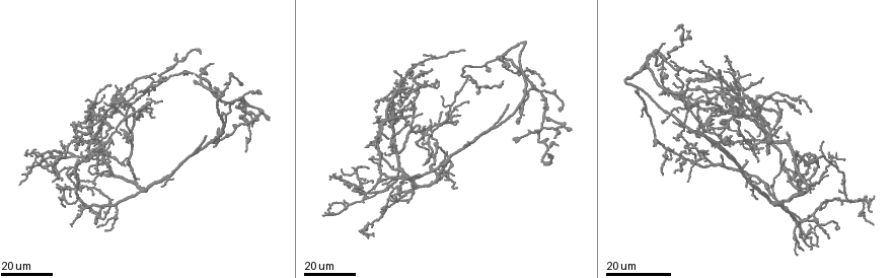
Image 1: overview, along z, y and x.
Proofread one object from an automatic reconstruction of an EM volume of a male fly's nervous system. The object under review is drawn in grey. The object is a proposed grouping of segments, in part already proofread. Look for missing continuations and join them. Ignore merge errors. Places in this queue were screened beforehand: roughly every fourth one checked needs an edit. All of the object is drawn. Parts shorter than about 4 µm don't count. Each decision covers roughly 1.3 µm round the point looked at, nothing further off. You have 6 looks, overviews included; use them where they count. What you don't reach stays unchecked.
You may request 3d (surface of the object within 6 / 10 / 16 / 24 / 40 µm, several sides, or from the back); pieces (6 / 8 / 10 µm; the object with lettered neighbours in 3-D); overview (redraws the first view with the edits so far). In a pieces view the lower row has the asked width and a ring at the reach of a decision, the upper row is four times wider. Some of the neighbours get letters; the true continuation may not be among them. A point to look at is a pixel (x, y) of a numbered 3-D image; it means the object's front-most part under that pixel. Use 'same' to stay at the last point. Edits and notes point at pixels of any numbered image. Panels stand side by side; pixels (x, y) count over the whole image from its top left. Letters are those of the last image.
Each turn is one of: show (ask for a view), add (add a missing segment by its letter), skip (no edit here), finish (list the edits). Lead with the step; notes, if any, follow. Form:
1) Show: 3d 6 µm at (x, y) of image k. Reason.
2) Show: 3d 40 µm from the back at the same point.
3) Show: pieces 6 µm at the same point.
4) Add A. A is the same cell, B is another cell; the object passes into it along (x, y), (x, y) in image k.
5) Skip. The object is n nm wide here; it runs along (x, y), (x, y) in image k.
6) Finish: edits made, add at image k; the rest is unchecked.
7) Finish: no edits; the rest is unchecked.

Show: 3d 24 µm at (515, 137) of image 1. Free end.

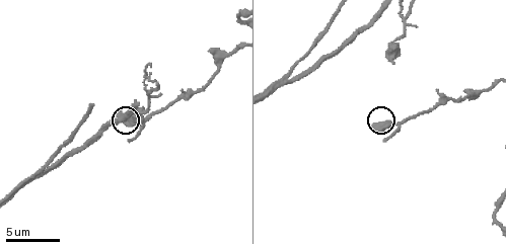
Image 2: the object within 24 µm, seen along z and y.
Show: pieces 8 µm at (374, 127) of image 2.

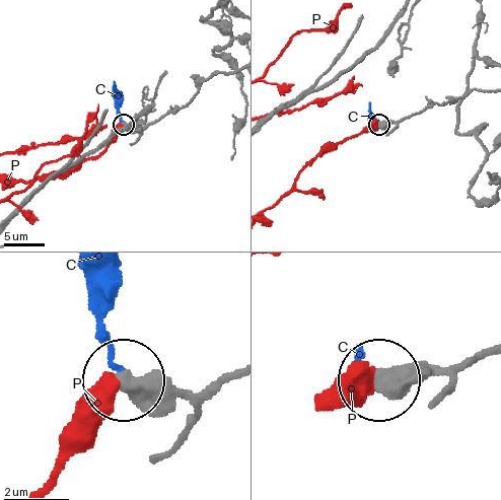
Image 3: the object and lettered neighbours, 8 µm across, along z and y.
Skip. C and P are other cells; none of them fits.

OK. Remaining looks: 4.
Show: 3d 24 µm at (508, 104) of image 1. Thin end.

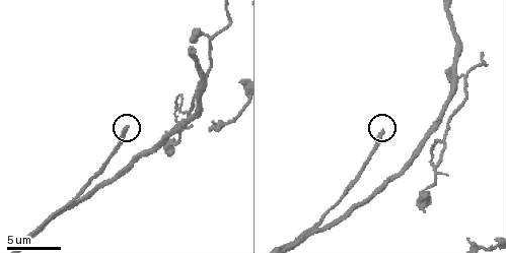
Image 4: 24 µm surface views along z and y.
Show: pieces 6 µm at (381, 131) of image 4.

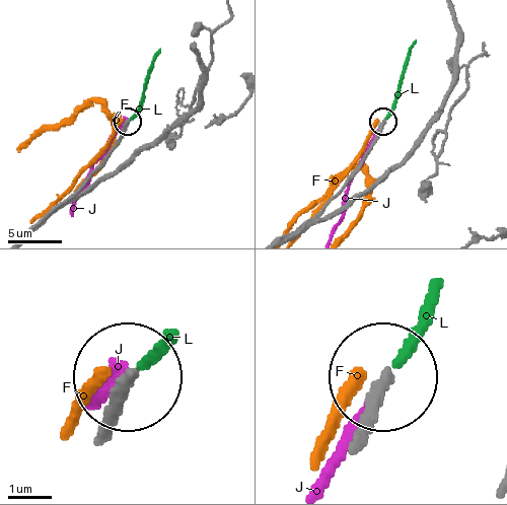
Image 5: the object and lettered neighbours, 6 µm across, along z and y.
Skip. F, J and L are other cells; it runs along (300, 231), (357, 168), (381, 123) in image 5; none of them fits.

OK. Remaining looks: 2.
Show: 3d 16 µm at (785, 161) of image 1.

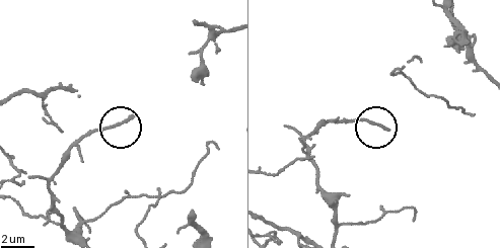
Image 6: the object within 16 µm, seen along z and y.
Show: pieces 10 µm at (131, 117) of image 6.

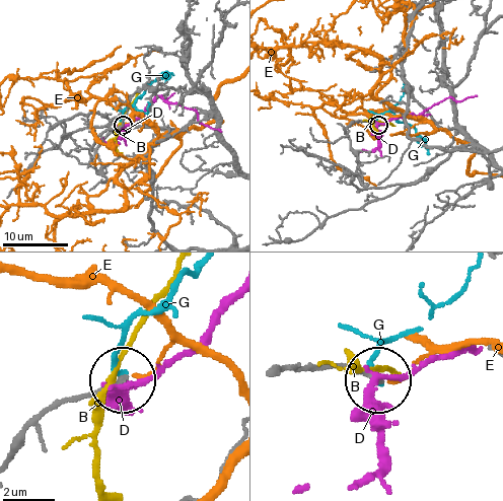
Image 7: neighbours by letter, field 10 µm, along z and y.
Skip. B, D, E and G are other cells; it runs along (11, 446), (61, 405), (118, 382) in image 7; none of them fits.

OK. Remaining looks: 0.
Finish: no edits; the rest is unchecked.

